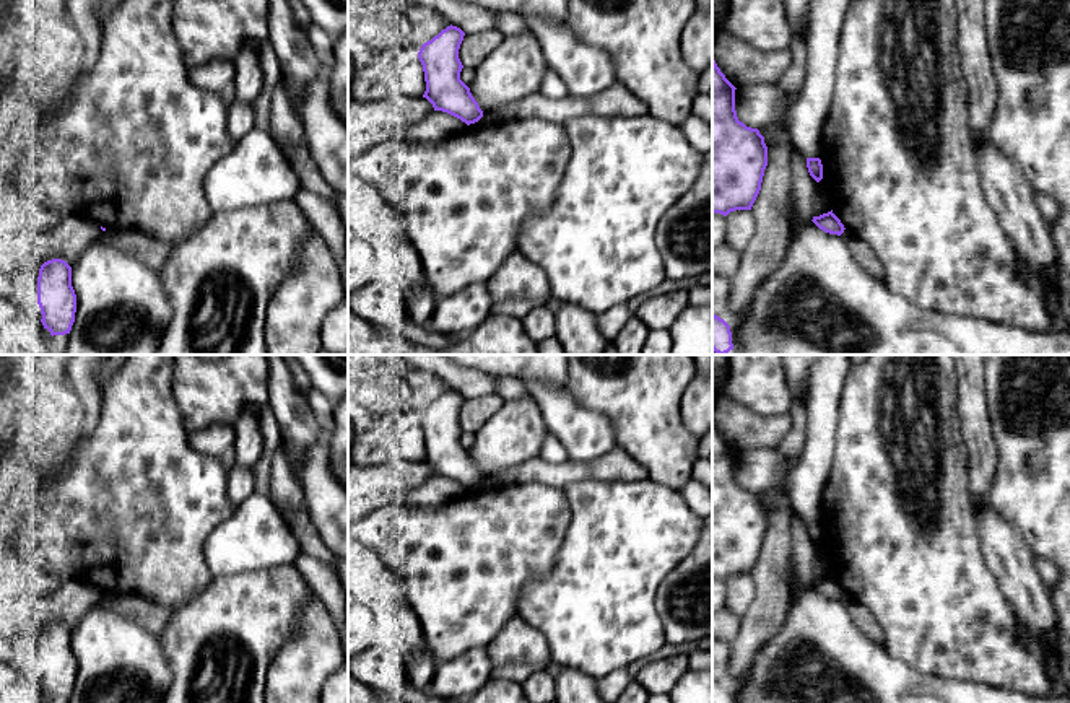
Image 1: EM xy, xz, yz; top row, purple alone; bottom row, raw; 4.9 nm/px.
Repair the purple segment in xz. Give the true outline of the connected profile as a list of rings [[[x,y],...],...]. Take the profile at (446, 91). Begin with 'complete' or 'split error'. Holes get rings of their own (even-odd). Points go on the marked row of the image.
complete; [[[450,24],[421,46],[418,59],[426,81],[423,98],[433,104],[434,111],[447,112],[470,125],[483,117],[483,111],[460,80],[463,65],[459,49],[463,36],[460,28]]]

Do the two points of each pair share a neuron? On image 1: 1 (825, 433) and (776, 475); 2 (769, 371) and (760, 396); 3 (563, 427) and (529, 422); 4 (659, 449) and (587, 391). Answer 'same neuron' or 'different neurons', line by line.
1: same neuron
2: same neuron
3: different neurons
4: same neuron

